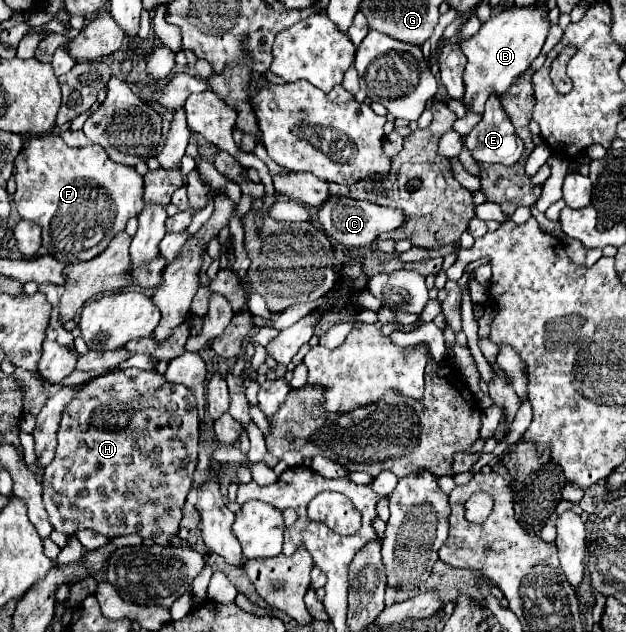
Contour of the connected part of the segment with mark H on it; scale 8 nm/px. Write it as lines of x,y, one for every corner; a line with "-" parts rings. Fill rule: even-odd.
126,368
90,380
66,406
58,428
56,456
44,470
44,504
52,526
68,536
92,528
106,538
138,534
152,538
158,546
172,546
198,464
198,426
198,410
190,390
166,382
158,372

